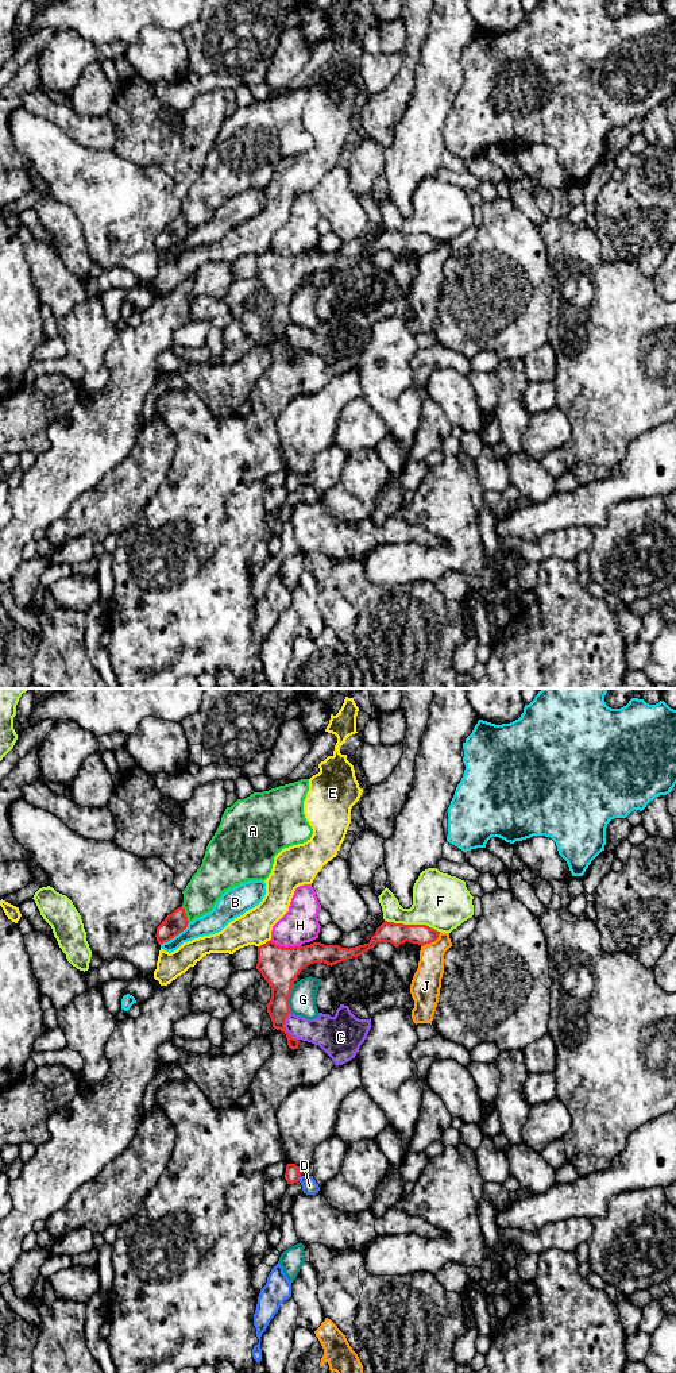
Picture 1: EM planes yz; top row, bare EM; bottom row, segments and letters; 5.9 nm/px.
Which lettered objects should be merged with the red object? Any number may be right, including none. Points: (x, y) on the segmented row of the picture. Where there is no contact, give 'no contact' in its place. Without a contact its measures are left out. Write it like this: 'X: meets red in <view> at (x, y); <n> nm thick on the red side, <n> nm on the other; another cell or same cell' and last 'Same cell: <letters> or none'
A: meets red in yz at (185, 914); 130 nm thick on the red side, 200 nm on the other; another cell
B: meets red in yz at (174, 936); 130 nm thick on the red side, 130 nm on the other; another cell
C: meets red in yz at (284, 1028); 140 nm thick on the red side, 190 nm on the other; another cell
D: meets red in yz at (298, 1179); 90 nm thick on the red side, 90 nm on the other; another cell
E: meets red in yz at (263, 944); 240 nm thick on the red side, 200 nm on the other; another cell
F: meets red in yz at (412, 925); 130 nm thick on the red side, 320 nm on the other; another cell
G: meets red in yz at (288, 999); 240 nm thick on the red side, 160 nm on the other; another cell
H: meets red in yz at (284, 947); 240 nm thick on the red side, 220 nm on the other; another cell
J: meets red in yz at (432, 941); 130 nm thick on the red side, 180 nm on the other; another cell
Same cell: none

